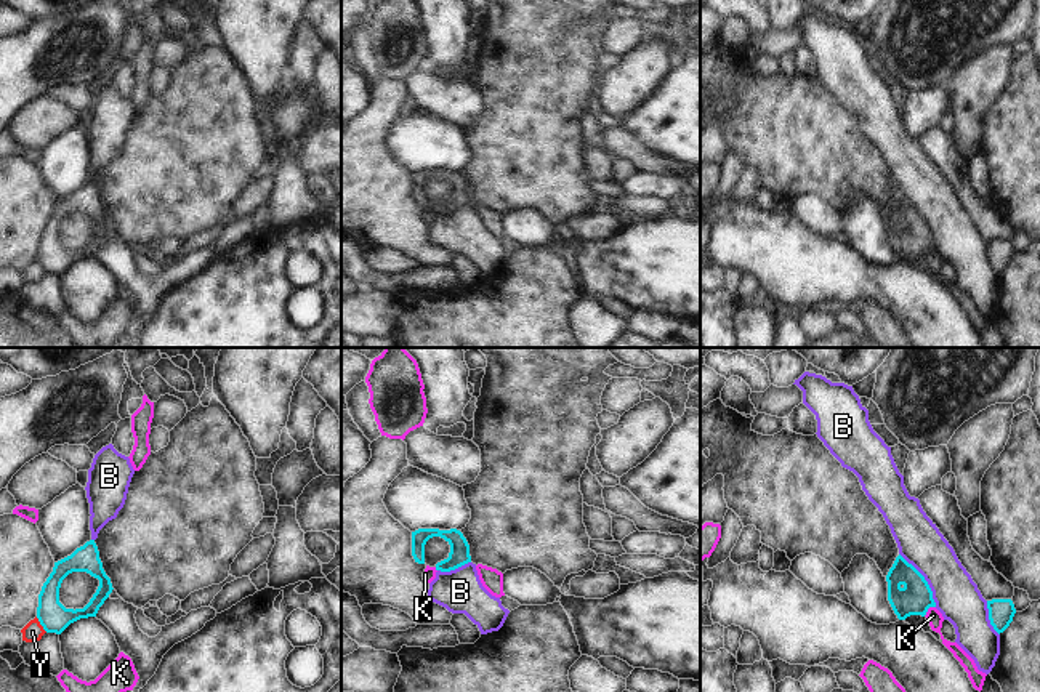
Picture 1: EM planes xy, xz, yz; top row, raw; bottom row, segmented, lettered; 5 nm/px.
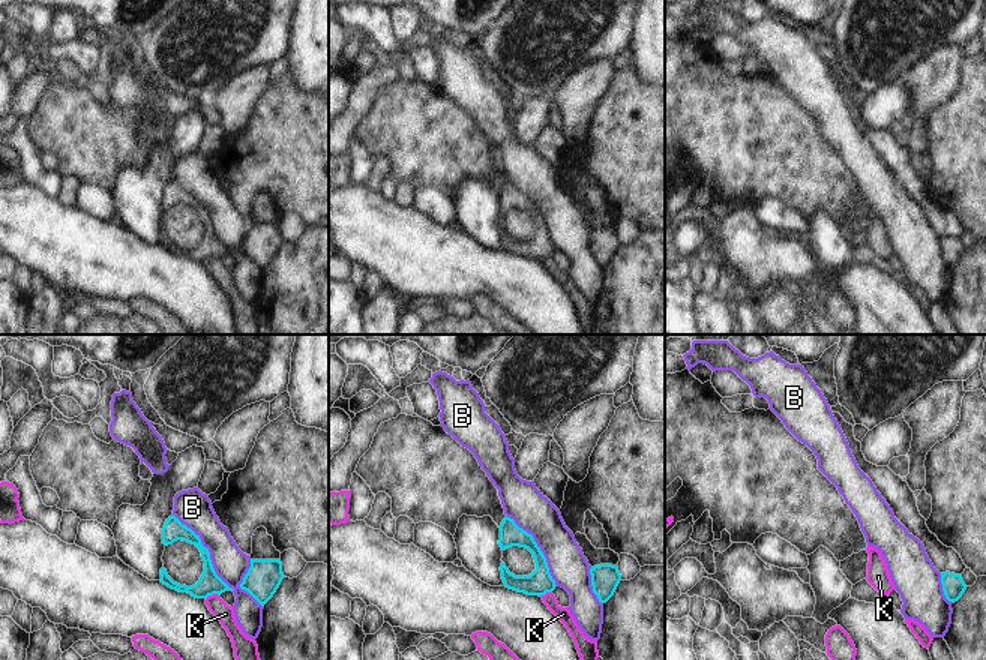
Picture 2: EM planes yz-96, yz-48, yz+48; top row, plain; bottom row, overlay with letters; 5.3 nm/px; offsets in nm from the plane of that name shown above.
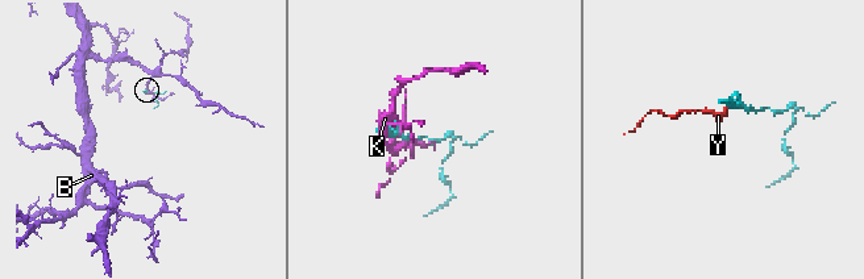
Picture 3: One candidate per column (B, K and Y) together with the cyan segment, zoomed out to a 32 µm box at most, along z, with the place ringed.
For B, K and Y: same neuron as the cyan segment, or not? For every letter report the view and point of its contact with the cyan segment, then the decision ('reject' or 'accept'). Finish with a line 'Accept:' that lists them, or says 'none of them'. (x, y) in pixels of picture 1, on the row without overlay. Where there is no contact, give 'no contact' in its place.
B: yz (925, 221) | reject
K: yz (928, 249) | reject
Y: xy (40, 265) | reject
Accept: none of them

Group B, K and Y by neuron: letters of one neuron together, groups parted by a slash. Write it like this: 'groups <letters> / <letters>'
groups B / K Y

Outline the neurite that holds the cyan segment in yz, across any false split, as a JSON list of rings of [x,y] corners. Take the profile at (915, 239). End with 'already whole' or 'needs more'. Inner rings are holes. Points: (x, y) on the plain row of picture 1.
[[[901,195],[889,210],[886,223],[888,242],[899,261],[910,256],[925,258],[929,248],[936,248],[928,223]]]; already whole

